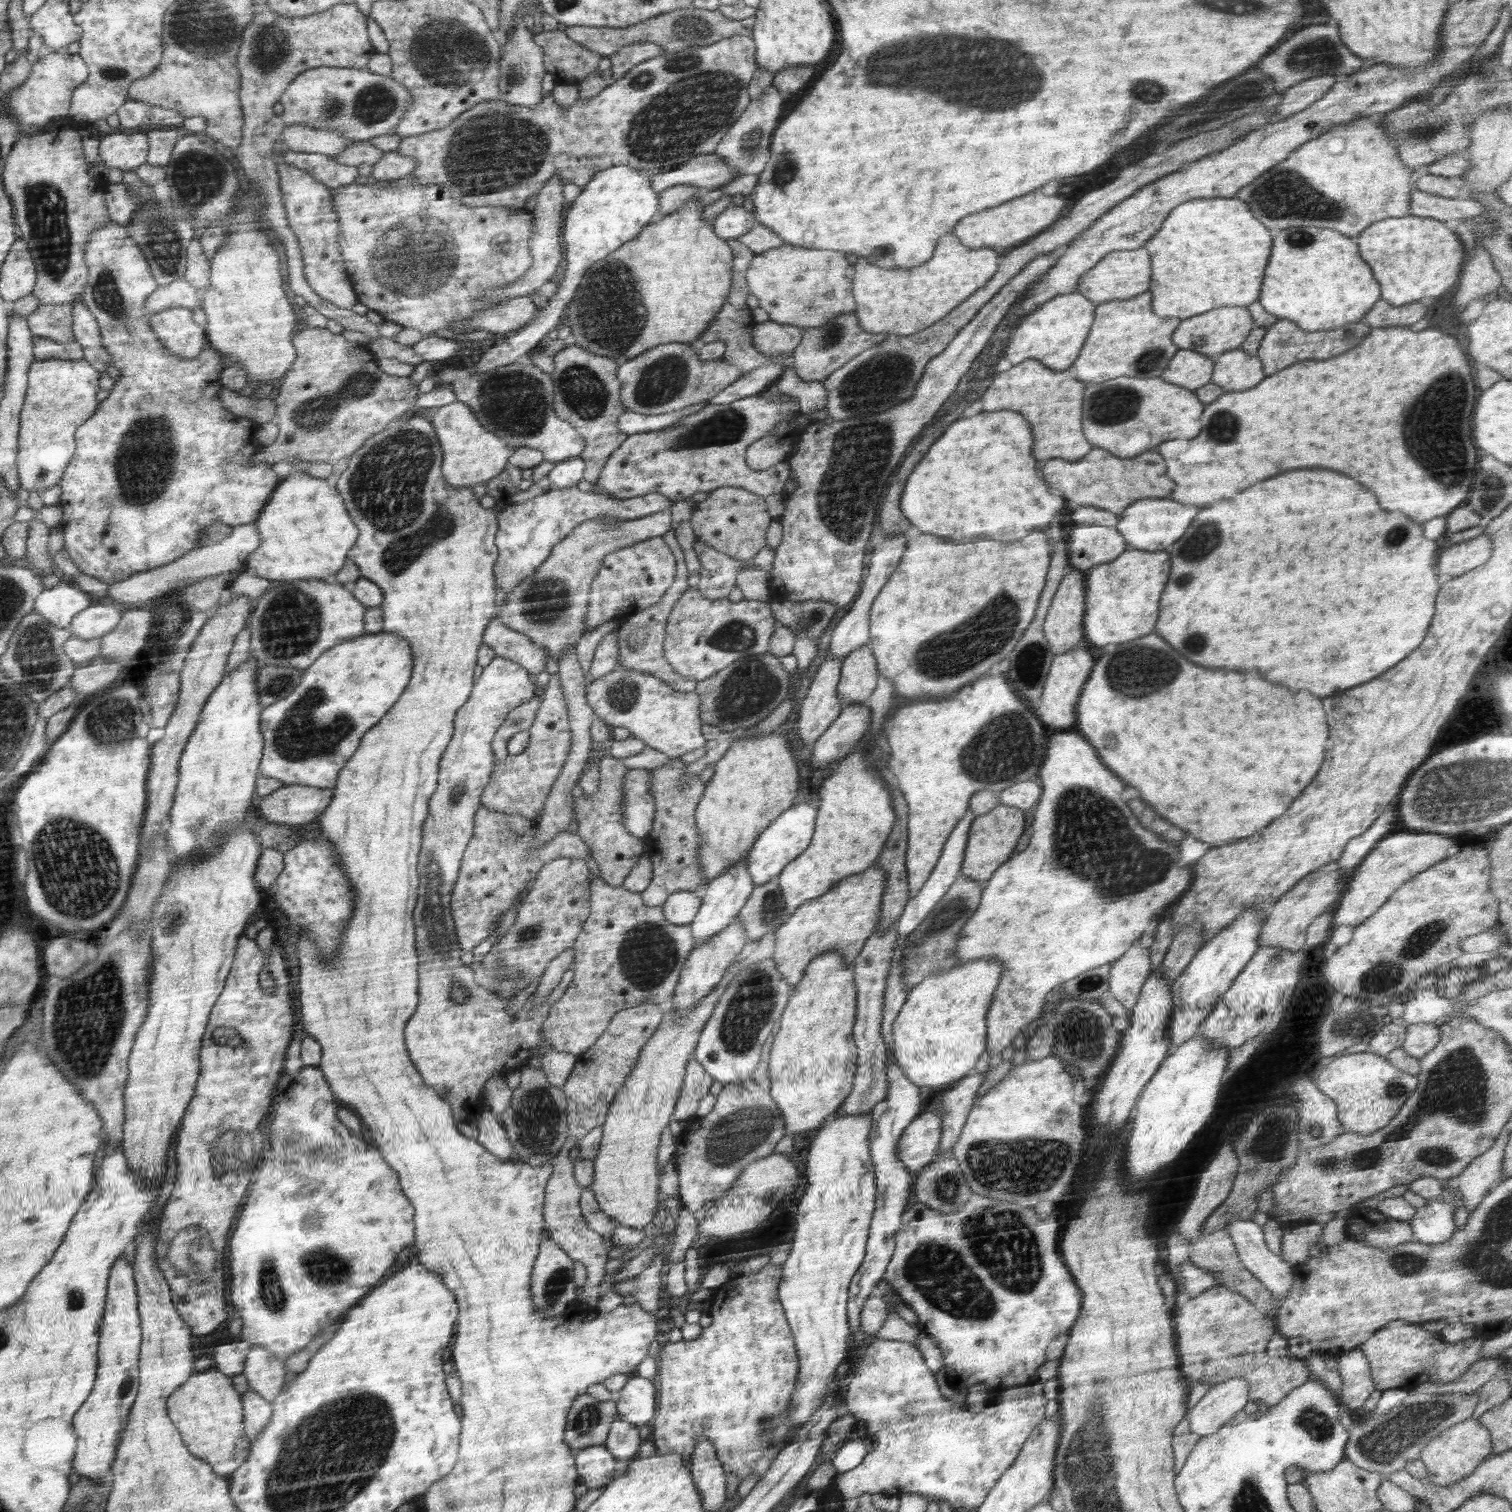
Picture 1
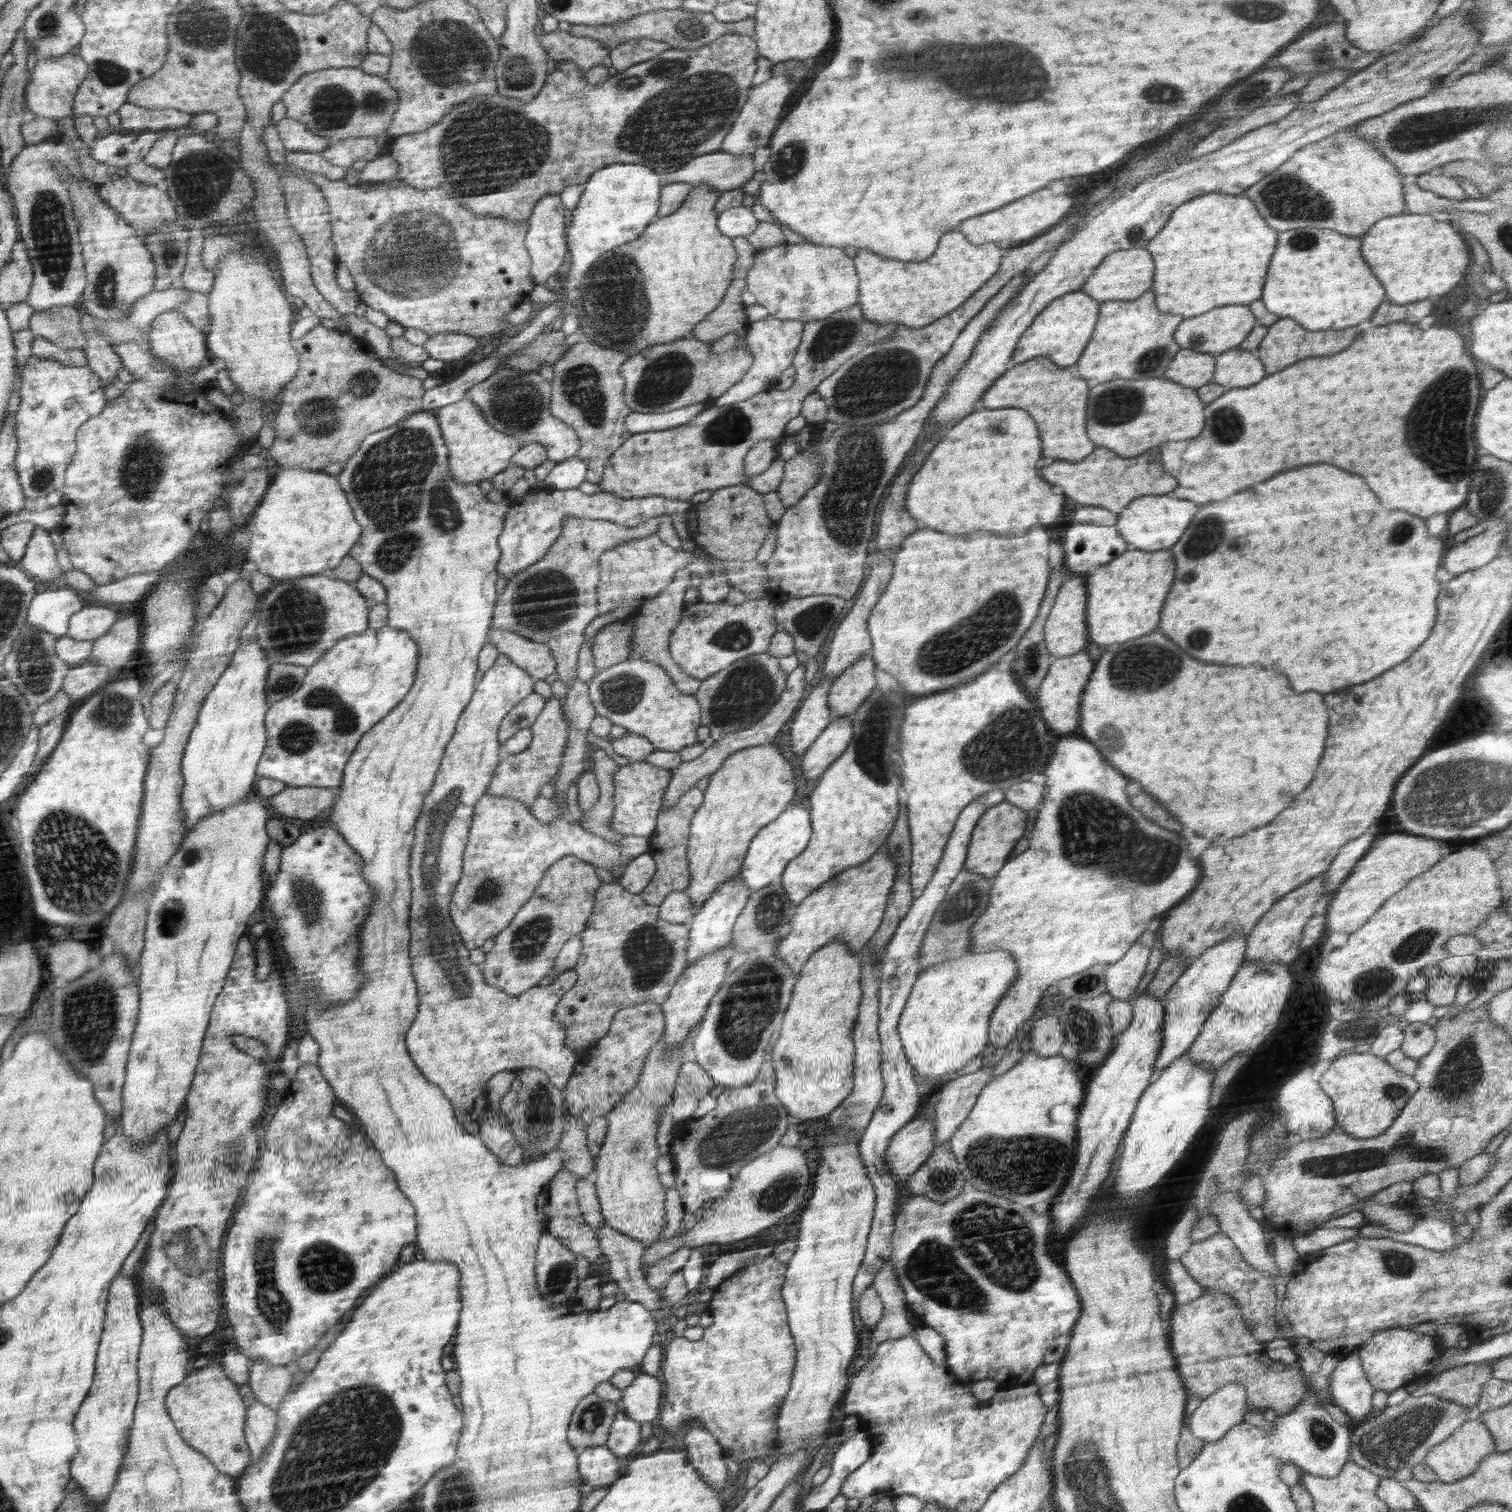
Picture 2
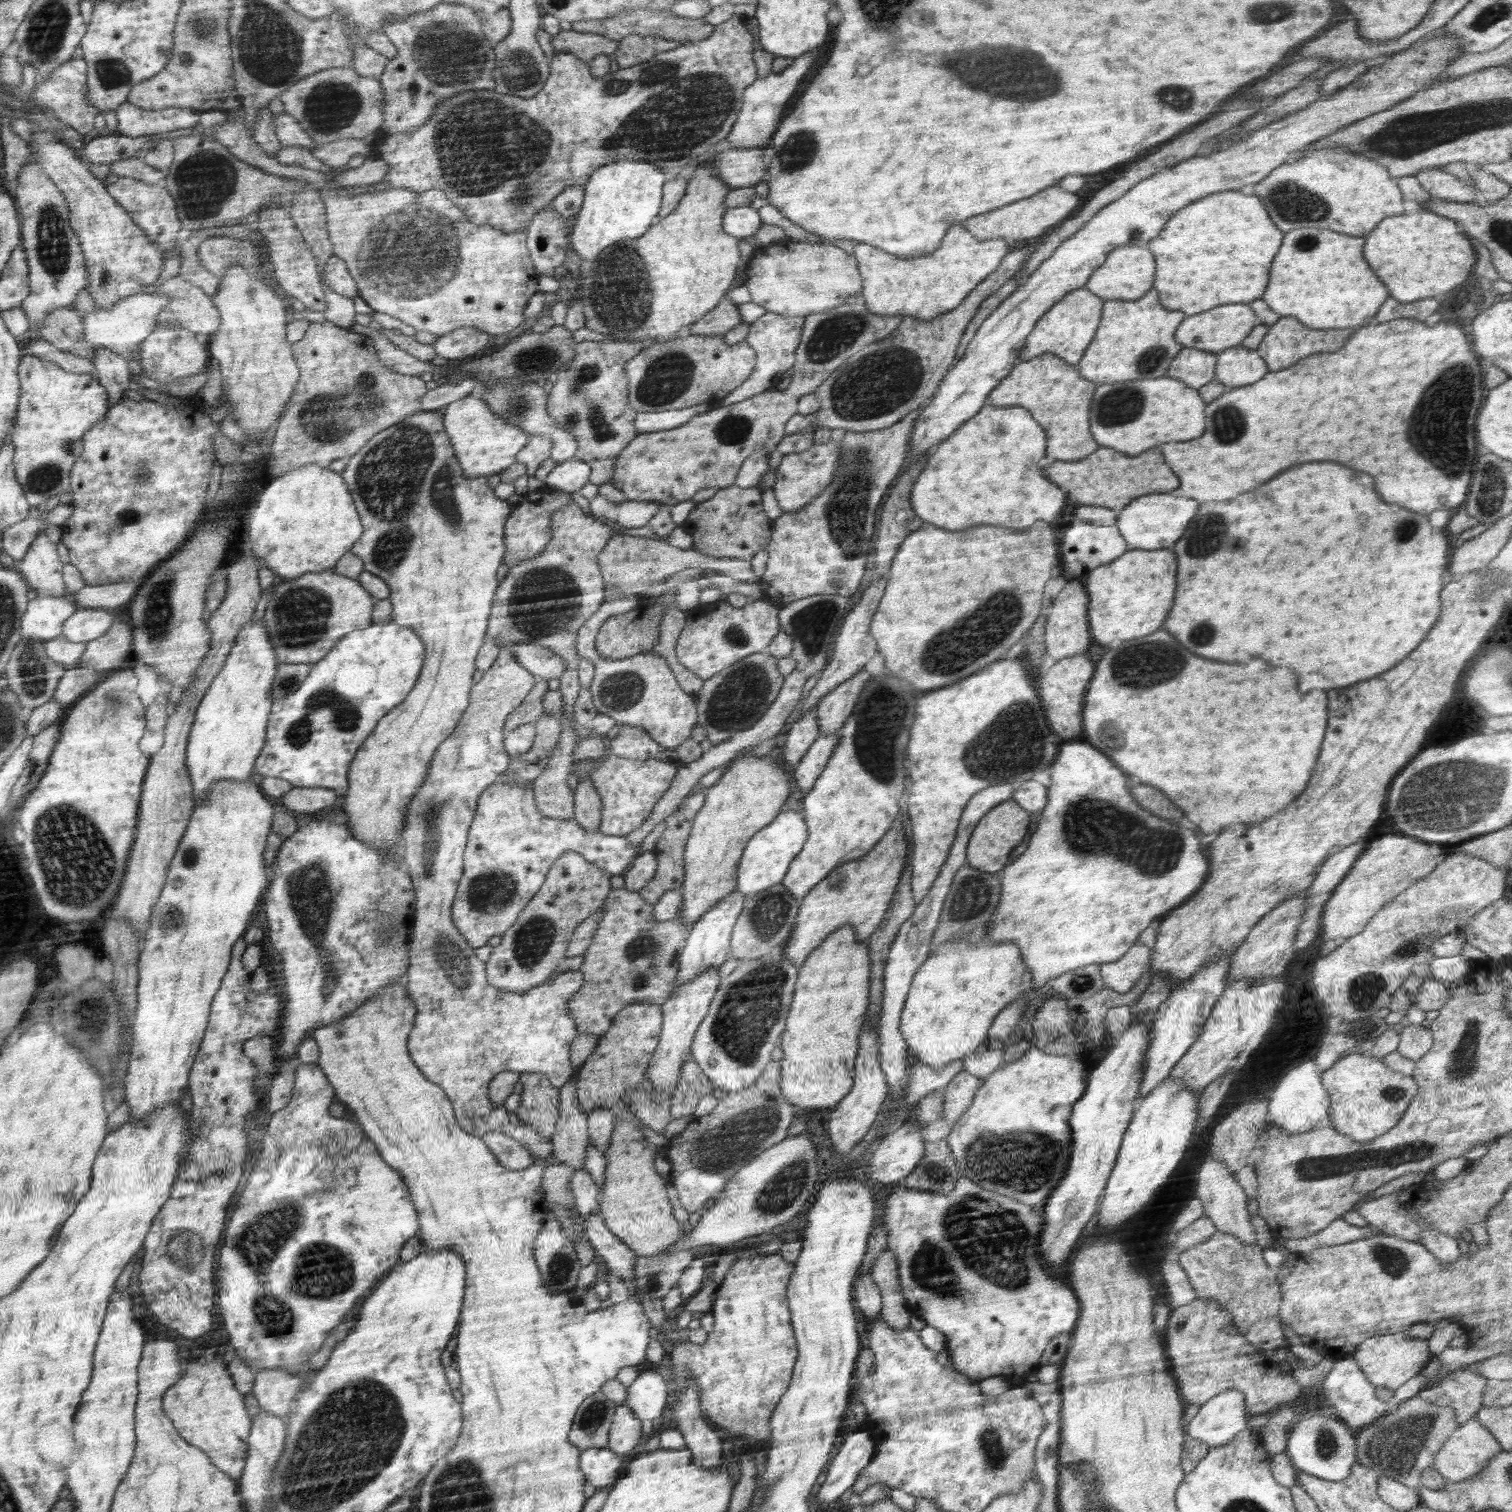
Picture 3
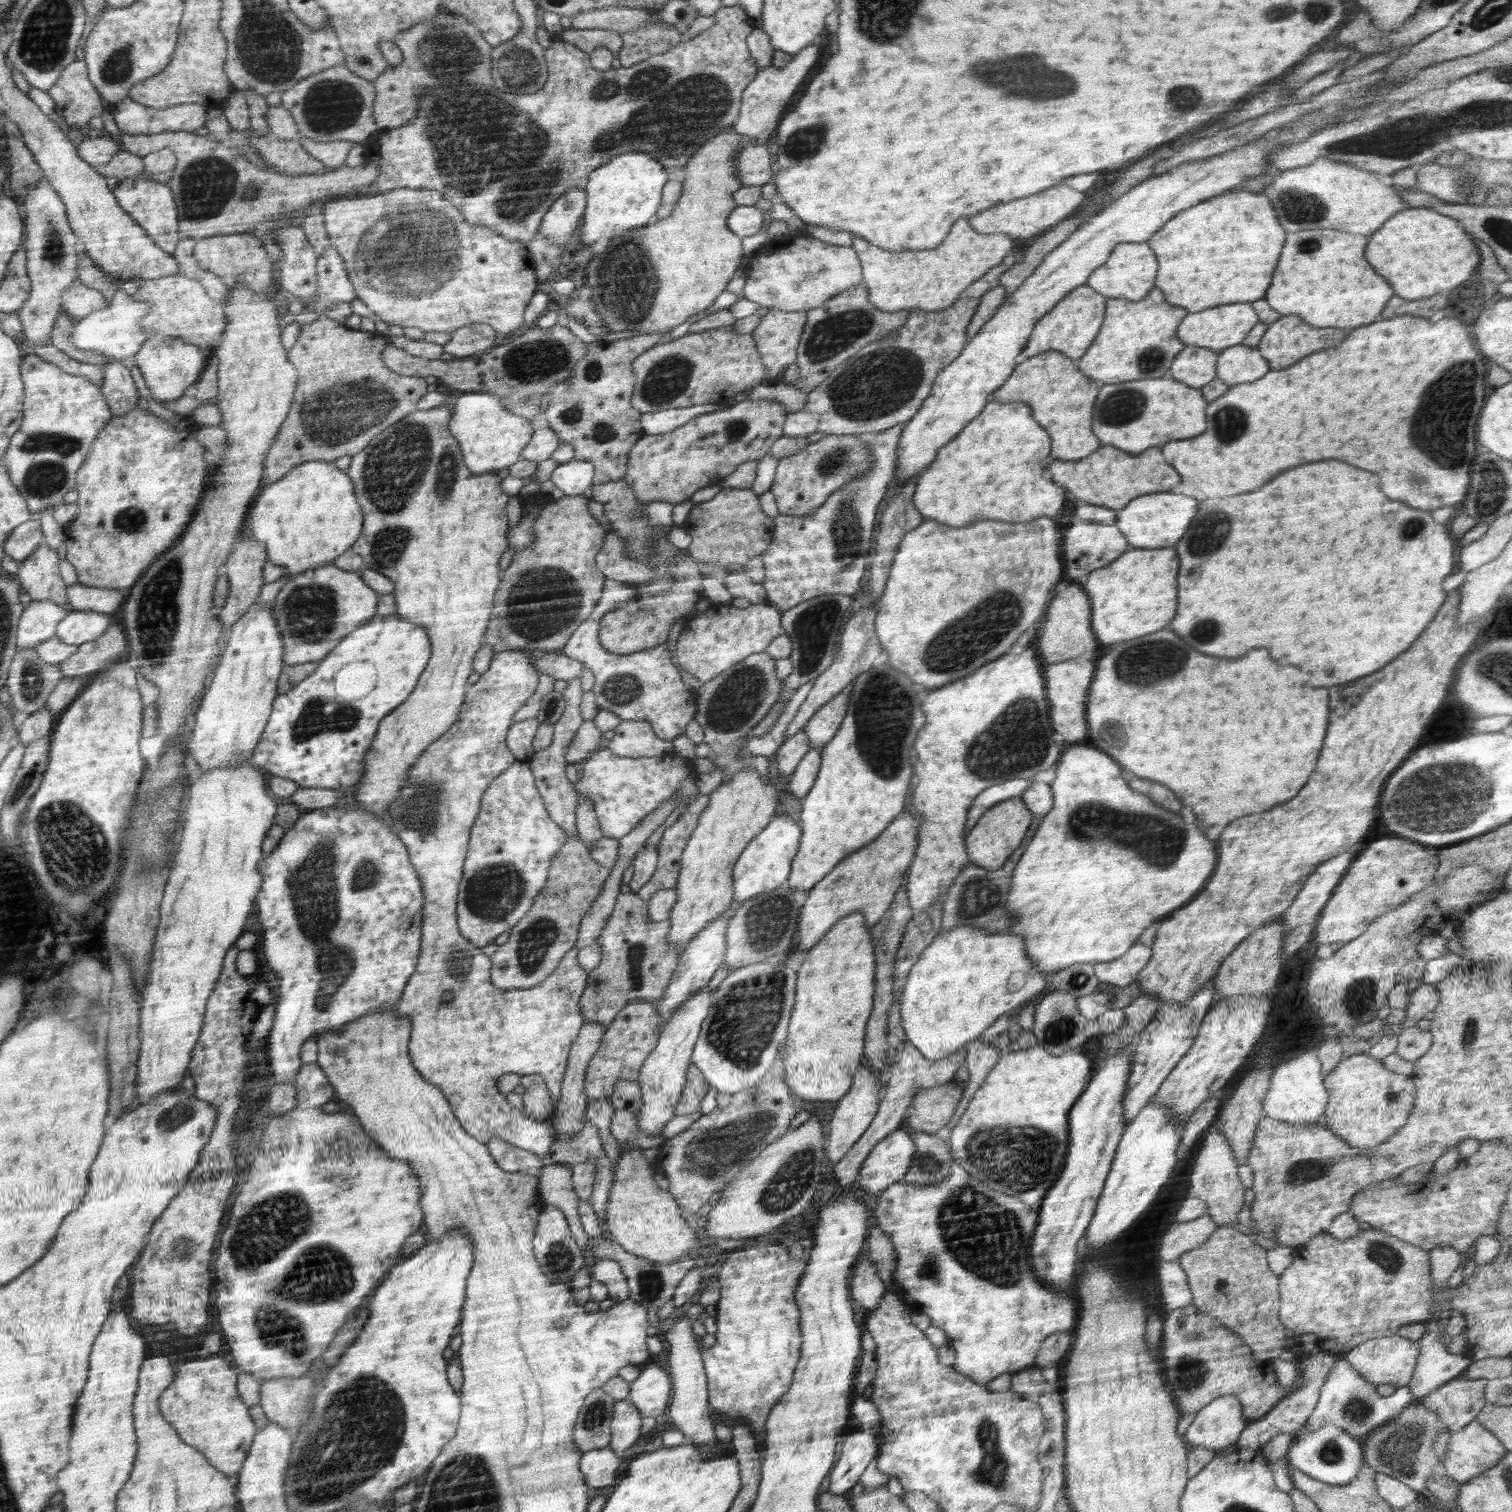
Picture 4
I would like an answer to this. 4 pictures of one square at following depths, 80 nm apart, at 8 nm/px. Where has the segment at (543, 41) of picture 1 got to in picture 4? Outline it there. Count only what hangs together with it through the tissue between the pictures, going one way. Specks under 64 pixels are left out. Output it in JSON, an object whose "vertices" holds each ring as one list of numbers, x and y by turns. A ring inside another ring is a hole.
{"vertices":[[587,28,586,30,563,30,562,40,569,42,580,49,582,53,591,55,594,49,606,47,612,51,620,51,623,47,622,35,613,30,602,30,601,28]]}

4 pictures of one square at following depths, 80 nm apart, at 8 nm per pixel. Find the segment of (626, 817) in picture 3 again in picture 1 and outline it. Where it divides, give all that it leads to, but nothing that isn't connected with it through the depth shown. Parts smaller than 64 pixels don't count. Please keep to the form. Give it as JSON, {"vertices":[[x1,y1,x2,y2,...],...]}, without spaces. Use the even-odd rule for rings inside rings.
{"vertices":[[648,769,627,770,623,792,623,823,632,835,644,838,653,830,656,798]]}

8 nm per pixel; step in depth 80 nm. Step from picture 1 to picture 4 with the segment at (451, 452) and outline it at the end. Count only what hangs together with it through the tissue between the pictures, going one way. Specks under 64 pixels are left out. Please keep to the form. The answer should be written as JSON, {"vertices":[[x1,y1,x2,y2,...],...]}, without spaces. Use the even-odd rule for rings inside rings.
{"vertices":[[469,392,459,396,453,406,448,430,460,448,464,448,463,460,468,460,467,467,472,468,471,473,476,475,508,468,518,462,523,448,531,442,535,432,530,420,510,412,503,405,501,397,490,392]]}

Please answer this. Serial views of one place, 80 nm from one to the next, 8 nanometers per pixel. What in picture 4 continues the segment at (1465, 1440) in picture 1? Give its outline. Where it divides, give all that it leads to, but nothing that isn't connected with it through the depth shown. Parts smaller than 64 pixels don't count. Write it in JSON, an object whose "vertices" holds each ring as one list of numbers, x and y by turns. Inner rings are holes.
{"vertices":[[1478,1421,1453,1432,1440,1469,1456,1483,1466,1483,1506,1456,1506,1447]]}

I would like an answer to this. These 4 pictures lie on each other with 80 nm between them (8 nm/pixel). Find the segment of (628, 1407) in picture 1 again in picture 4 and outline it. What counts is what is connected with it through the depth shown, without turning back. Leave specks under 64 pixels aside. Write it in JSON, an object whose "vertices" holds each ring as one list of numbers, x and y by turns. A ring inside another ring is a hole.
{"vertices":[[657,1362,651,1363,631,1382,627,1396,640,1412,642,1418,657,1417,668,1406,670,1394,673,1394,673,1386,670,1386,670,1378,666,1370]]}

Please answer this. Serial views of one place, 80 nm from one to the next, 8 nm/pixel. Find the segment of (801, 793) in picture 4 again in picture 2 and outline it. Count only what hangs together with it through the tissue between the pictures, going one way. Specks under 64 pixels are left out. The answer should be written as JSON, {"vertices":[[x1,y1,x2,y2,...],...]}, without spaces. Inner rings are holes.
{"vertices":[[841,716,830,721,818,739,808,747,800,763,806,780,819,778,823,772,844,754,852,739,852,718]]}

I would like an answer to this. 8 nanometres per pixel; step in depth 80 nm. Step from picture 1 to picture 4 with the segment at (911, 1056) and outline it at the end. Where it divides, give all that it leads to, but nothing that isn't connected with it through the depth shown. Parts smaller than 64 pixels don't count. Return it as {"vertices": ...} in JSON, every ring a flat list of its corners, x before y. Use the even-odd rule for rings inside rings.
{"vertices":[[957,926,934,937,912,967,900,1004,902,1030,924,1058,948,1058,978,1040,999,1016,1048,988,1044,973,1024,956,1022,938,973,926]]}

